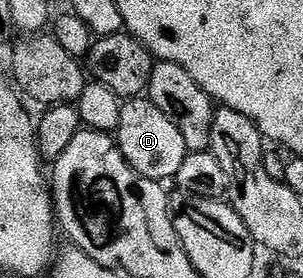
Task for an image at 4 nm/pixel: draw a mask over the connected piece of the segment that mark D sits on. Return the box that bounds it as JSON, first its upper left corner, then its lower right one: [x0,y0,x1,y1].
[114,96,190,183]

